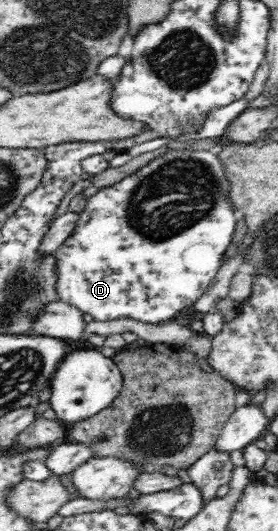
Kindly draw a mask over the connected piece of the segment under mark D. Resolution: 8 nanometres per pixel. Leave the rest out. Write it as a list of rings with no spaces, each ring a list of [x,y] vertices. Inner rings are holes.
[[[168,150],[136,174],[120,179],[90,196],[71,236],[55,252],[61,301],[90,314],[96,321],[131,318],[160,324],[194,305],[216,278],[234,234],[234,214],[226,202],[229,188],[216,151]]]

